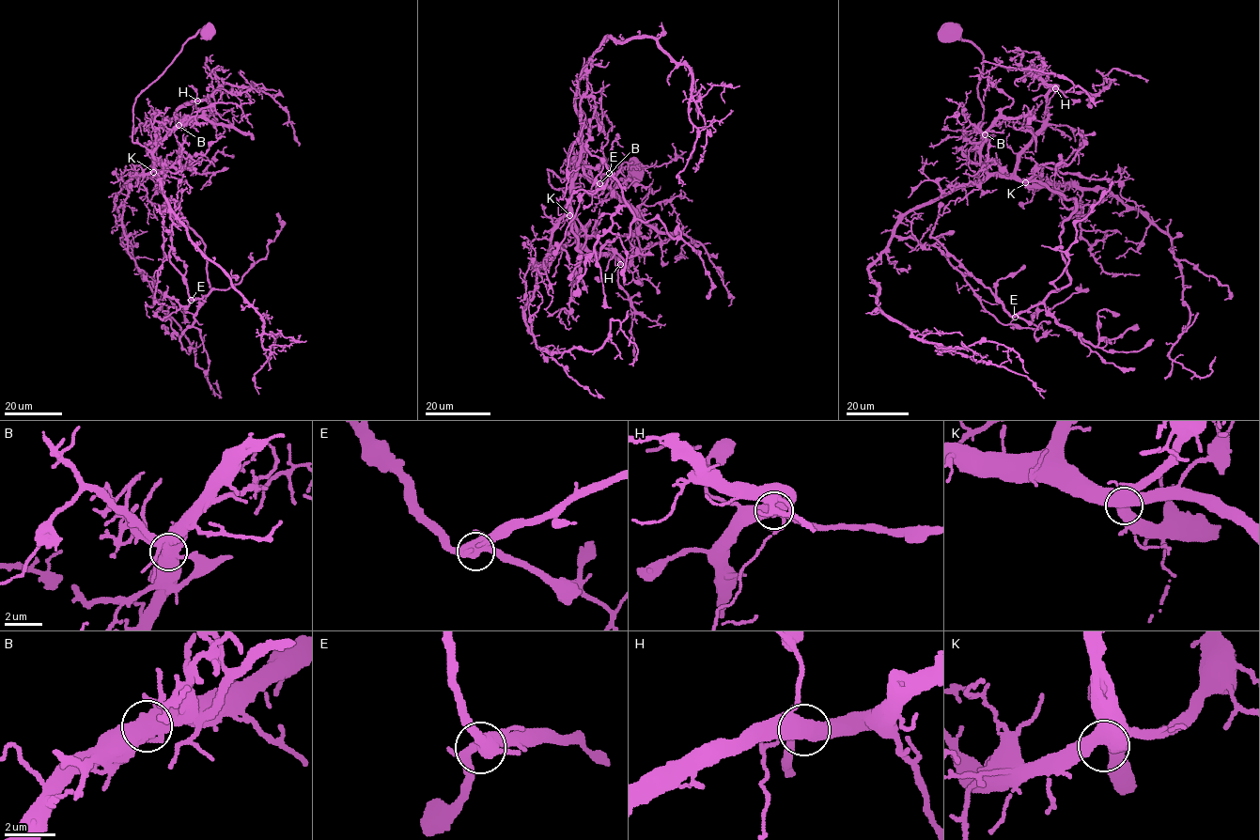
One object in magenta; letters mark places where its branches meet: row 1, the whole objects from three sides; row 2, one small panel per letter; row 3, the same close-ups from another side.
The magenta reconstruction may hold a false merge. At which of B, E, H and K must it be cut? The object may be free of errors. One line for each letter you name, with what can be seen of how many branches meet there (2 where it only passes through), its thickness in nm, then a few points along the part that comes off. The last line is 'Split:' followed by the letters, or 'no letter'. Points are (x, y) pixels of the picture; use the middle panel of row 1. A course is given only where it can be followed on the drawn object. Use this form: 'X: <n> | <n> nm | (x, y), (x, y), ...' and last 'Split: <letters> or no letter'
Split: no letter

